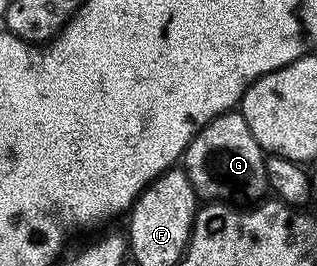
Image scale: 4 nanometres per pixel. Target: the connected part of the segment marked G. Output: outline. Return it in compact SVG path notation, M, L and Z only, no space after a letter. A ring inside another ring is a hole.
M241 110L225 111L216 116L208 125L192 137L192 141L186 147L186 152L181 157L180 167L185 171L188 181L192 181L192 189L198 195L199 200L211 203L228 203L231 205L253 205L267 198L270 191L270 182L266 172L267 152L252 137L252 129L248 129L248 121L244 121Z

